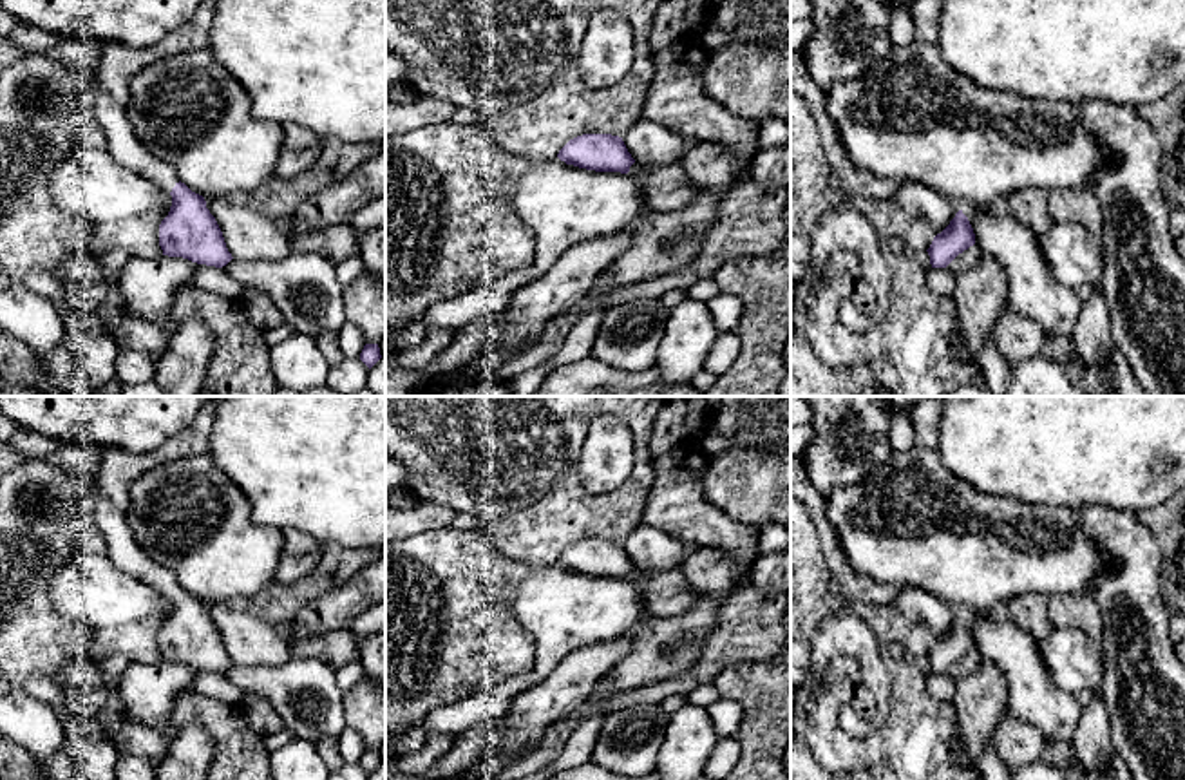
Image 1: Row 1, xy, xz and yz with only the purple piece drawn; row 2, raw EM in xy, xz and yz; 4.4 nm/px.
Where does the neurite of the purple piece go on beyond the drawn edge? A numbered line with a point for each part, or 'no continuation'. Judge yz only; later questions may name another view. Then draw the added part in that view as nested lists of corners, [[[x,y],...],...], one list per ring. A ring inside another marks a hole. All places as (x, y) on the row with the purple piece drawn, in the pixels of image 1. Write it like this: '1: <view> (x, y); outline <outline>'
no continuation

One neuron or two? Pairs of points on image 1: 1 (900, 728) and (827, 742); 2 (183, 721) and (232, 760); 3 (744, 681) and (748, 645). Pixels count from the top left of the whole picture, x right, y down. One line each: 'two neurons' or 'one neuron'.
1: one neuron
2: one neuron
3: two neurons

